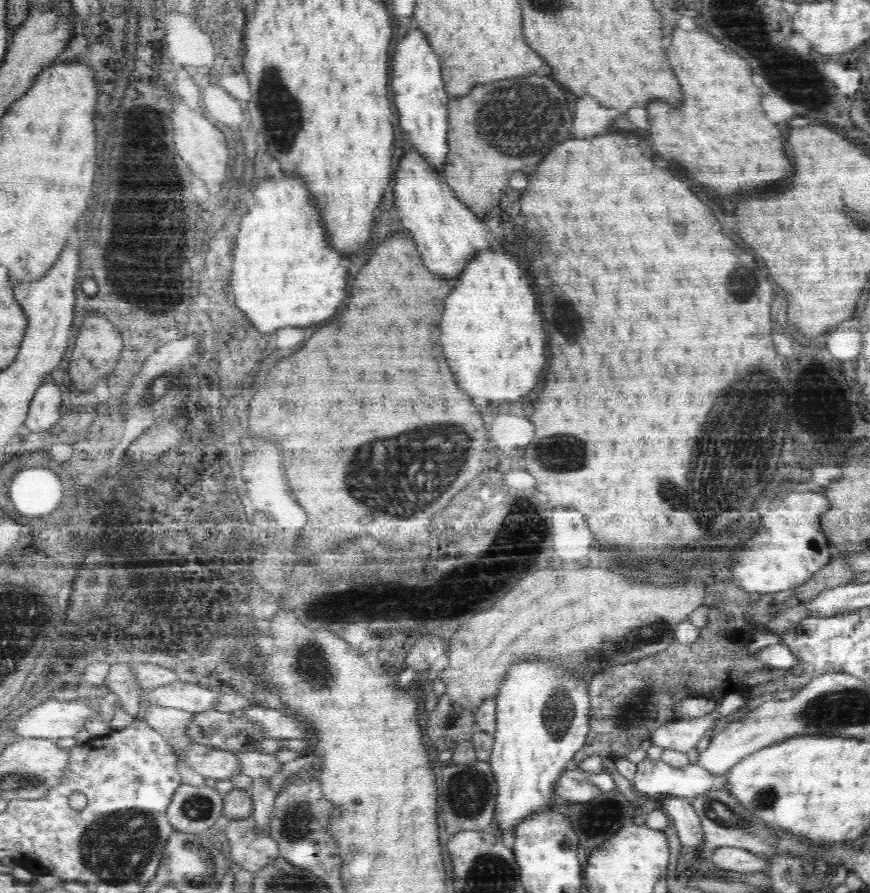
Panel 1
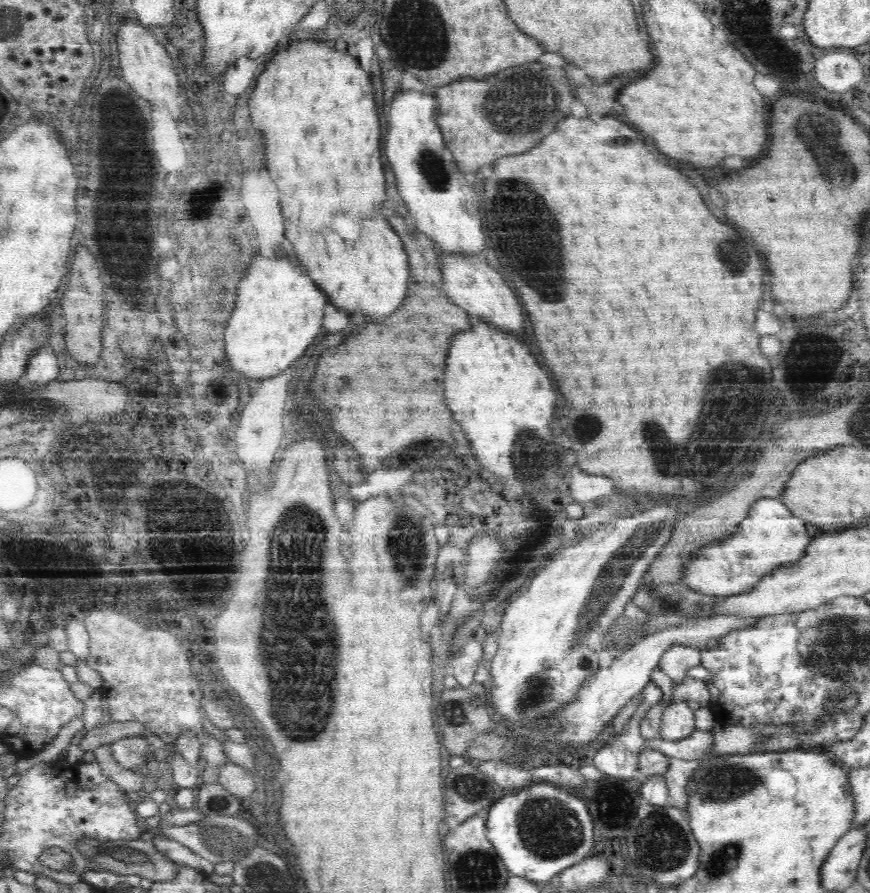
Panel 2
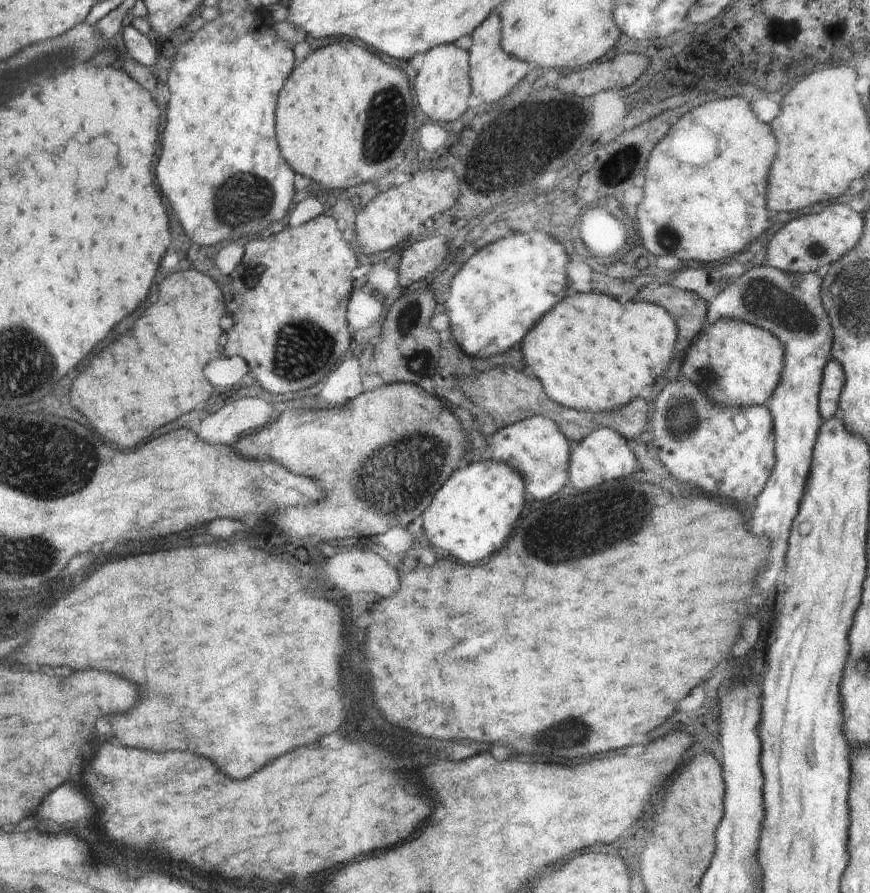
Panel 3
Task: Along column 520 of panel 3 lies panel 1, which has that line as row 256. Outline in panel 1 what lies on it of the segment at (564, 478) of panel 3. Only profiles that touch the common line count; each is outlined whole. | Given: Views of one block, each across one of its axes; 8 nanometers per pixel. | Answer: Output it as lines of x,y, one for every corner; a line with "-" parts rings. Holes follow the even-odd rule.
412,146
410,150
400,159
395,173
395,208
406,233
413,238
424,266
430,272
440,274
442,279
457,279
476,254
491,246
485,237
484,224
460,202
456,193
446,184
441,171
432,168

